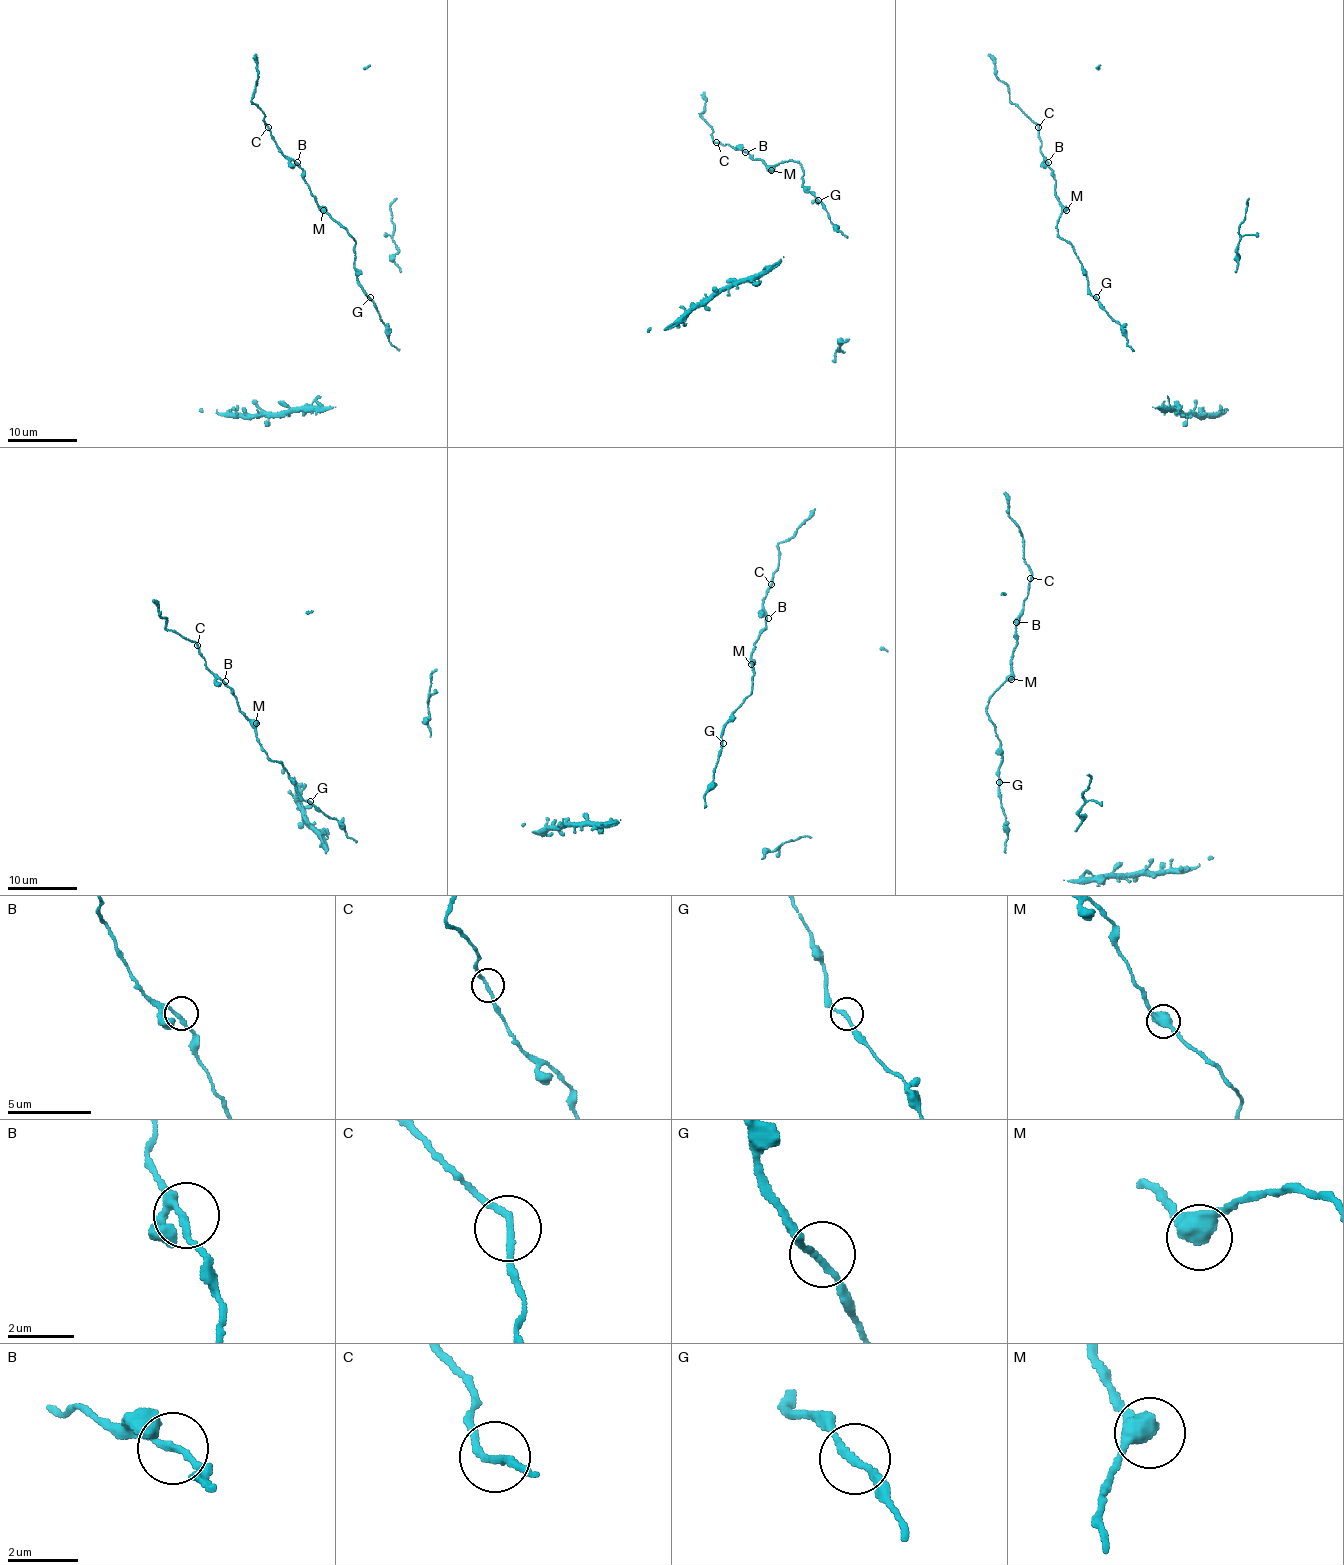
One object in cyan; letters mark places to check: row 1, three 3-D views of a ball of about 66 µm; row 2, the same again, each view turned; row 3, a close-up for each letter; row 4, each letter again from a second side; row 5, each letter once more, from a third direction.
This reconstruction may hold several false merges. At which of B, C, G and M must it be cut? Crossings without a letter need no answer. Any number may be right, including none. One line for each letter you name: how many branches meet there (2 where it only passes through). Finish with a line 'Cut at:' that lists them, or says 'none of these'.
Cut at: none of these

